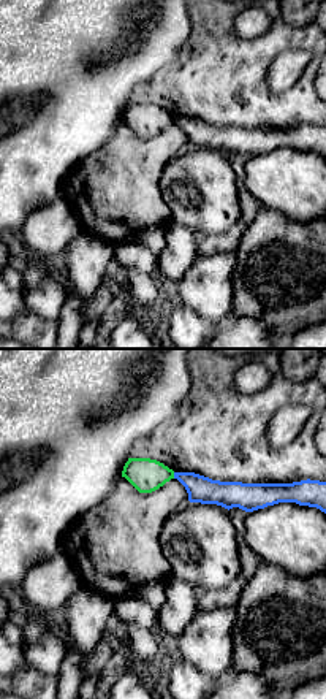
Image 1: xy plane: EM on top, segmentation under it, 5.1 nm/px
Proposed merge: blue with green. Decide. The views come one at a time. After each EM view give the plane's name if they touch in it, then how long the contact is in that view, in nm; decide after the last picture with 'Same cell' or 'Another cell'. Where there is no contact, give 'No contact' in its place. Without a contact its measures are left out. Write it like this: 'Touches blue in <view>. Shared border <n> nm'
Touches blue in xy. Shared border 30 nm

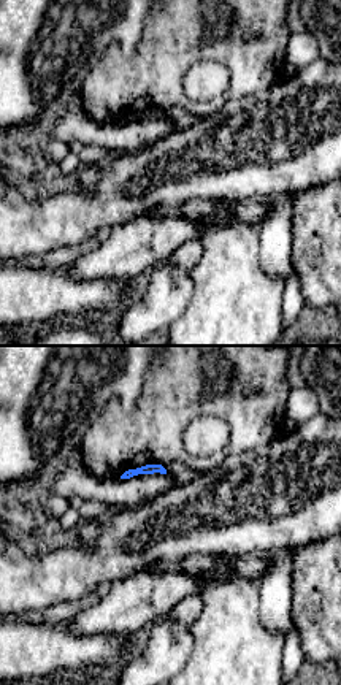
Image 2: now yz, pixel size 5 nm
No contact

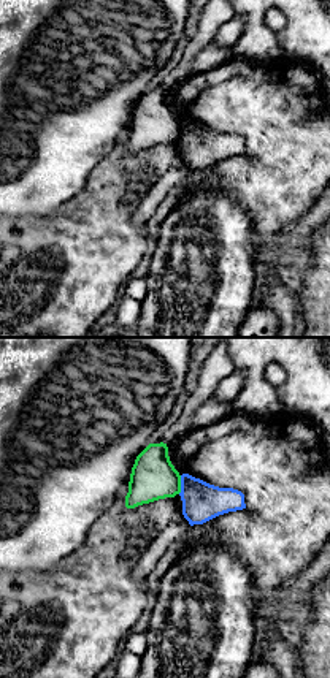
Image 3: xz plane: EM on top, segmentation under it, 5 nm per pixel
Touches blue in xz. Shared border 100 nm

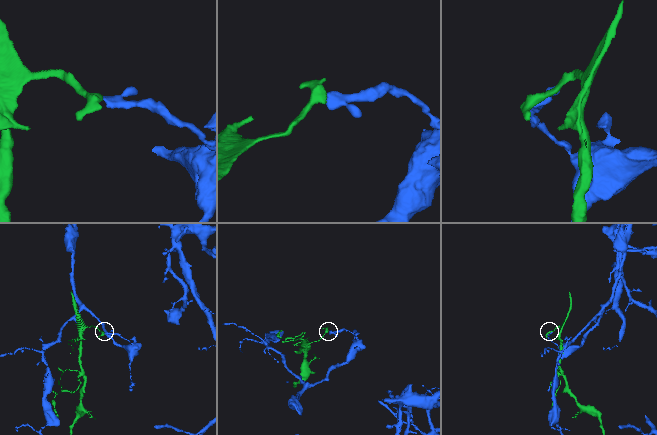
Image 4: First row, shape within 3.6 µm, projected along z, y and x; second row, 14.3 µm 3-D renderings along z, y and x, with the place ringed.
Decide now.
Another cell

